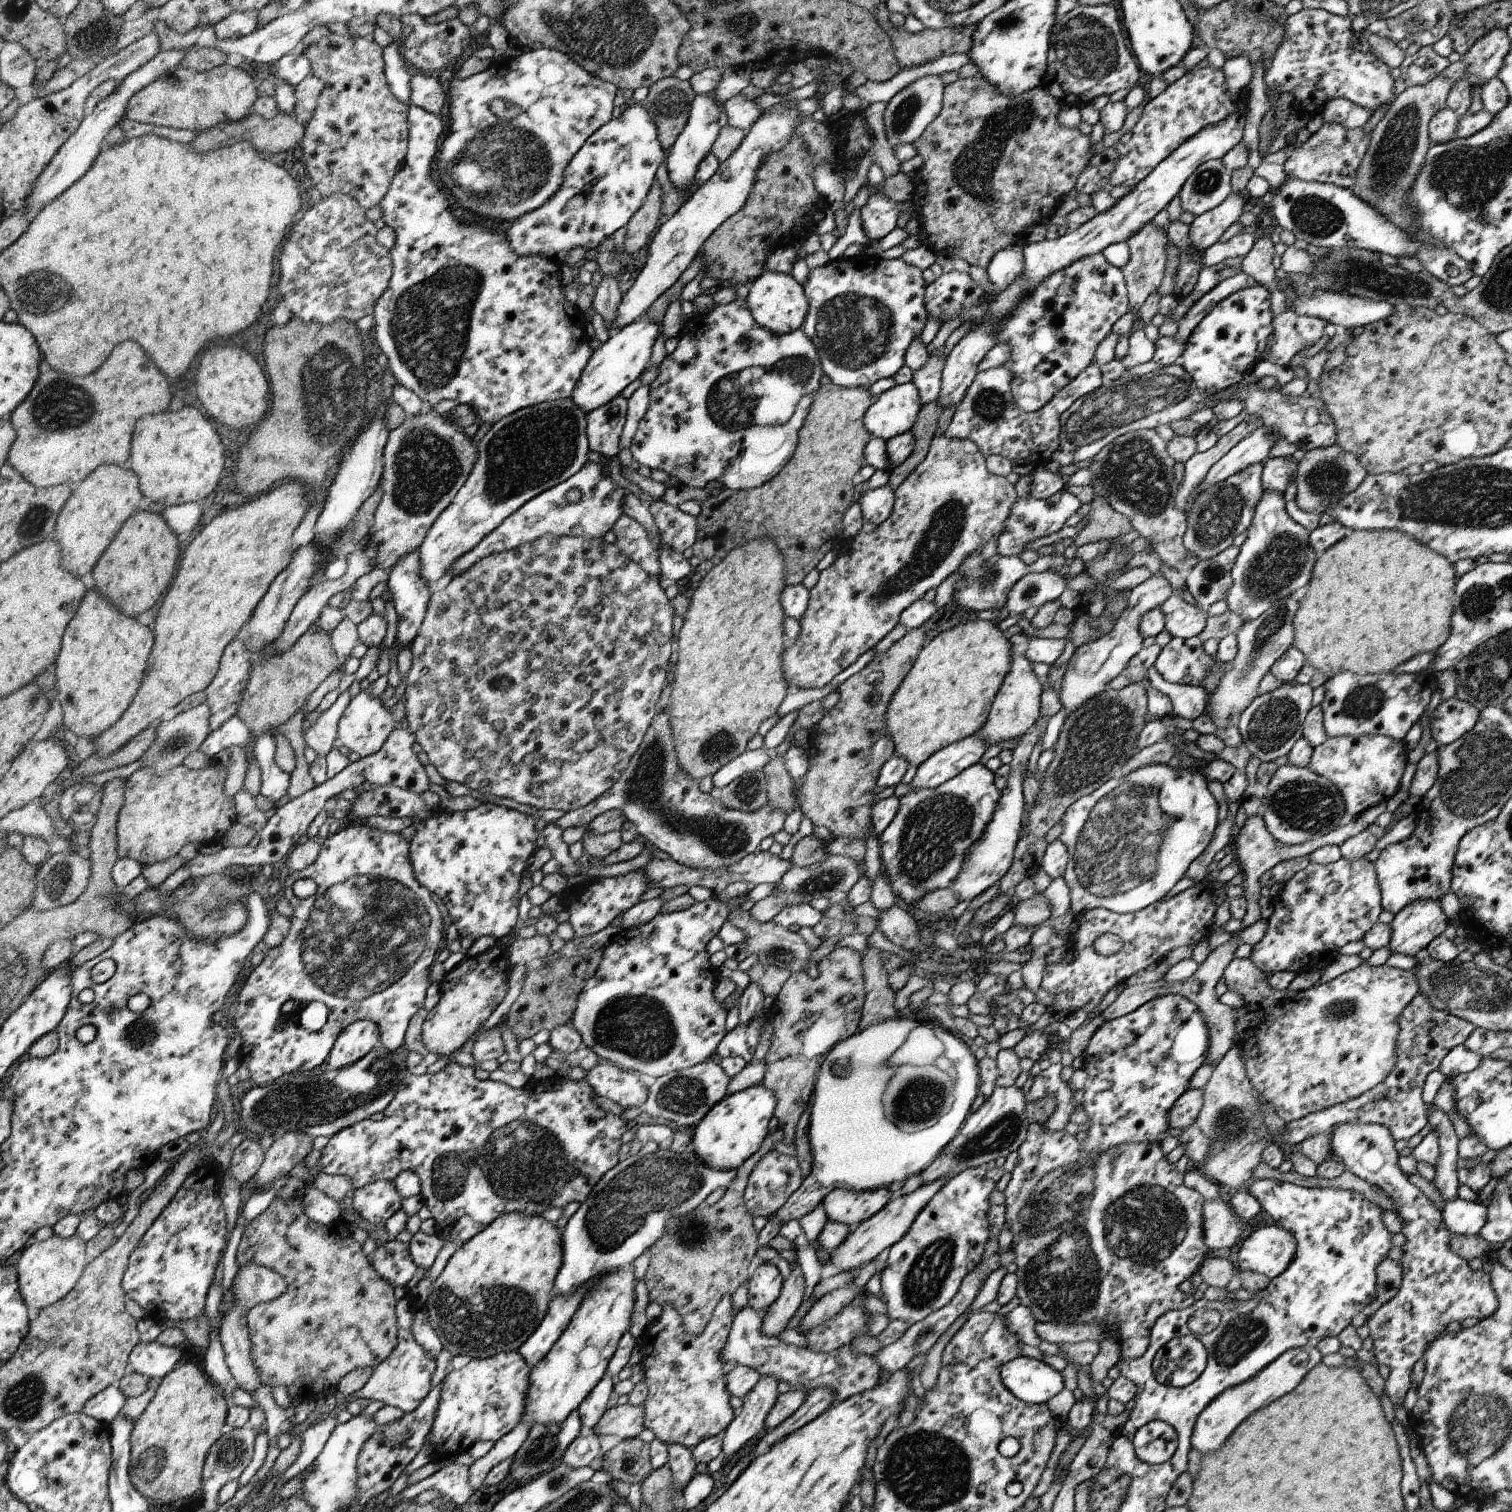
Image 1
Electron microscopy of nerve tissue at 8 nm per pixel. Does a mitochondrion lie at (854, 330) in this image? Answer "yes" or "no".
yes

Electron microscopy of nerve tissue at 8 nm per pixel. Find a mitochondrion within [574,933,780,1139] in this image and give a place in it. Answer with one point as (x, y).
(639, 1027)

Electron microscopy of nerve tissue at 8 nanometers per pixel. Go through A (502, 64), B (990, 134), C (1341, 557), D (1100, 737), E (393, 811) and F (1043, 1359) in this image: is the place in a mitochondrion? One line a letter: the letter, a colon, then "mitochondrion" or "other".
A: other
B: mitochondrion
C: other
D: mitochondrion
E: other
F: other

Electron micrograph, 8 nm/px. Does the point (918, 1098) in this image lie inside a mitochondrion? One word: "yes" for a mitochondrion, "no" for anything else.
yes

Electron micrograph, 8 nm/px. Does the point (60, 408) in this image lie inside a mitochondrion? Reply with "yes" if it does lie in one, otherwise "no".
yes

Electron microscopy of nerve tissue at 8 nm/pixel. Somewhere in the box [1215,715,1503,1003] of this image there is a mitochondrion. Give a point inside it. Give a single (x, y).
(1302, 804)

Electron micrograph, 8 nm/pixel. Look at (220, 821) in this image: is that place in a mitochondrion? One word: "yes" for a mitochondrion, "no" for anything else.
no

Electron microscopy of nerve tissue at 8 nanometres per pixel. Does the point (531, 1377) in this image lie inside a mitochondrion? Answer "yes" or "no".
no

